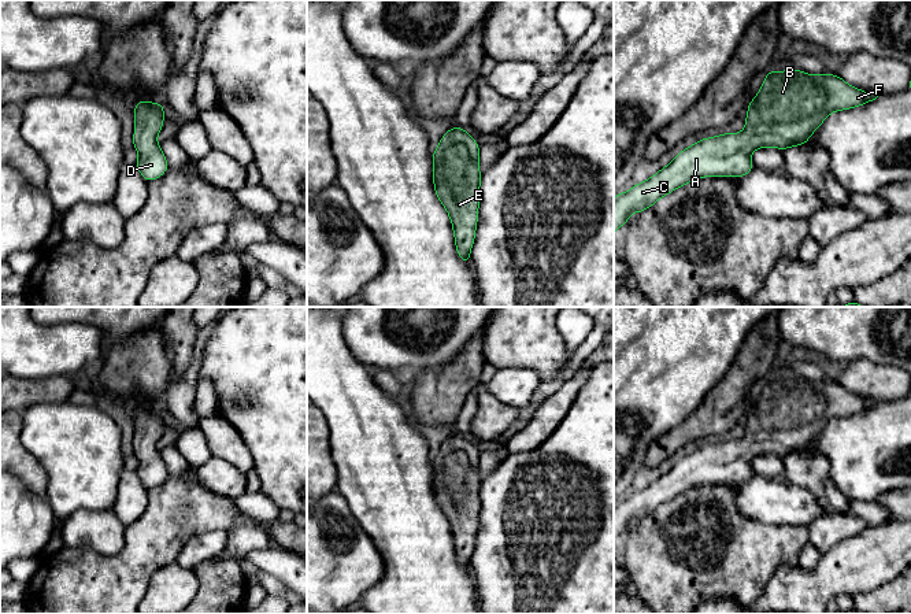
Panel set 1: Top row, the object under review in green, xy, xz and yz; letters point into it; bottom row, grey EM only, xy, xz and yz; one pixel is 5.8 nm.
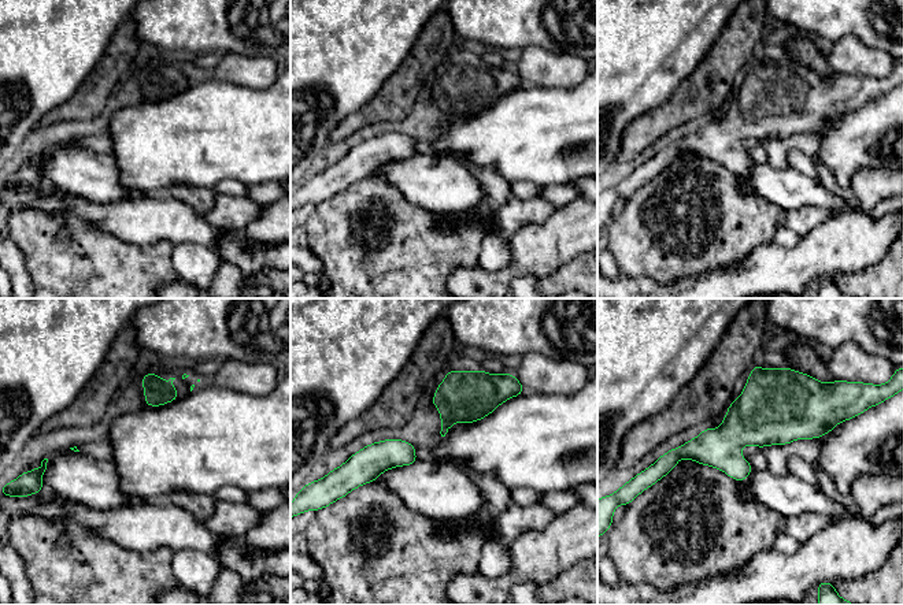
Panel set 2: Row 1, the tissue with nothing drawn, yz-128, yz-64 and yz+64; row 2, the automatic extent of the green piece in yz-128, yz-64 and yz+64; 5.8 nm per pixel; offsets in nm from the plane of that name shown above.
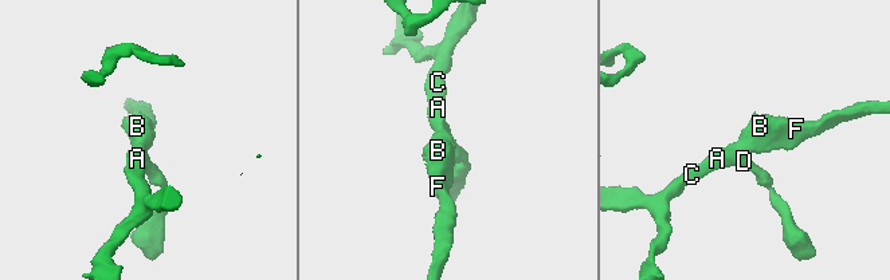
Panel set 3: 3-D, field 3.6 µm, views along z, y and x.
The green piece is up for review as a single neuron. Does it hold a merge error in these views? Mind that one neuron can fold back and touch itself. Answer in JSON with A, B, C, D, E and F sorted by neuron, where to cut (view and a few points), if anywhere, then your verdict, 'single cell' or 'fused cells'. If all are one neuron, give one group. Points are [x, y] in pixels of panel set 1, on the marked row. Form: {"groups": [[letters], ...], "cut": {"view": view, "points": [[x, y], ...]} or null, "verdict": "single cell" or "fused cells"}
{"groups": [["A", "B", "C", "D", "E", "F"]], "cut": null, "verdict": "single cell"}

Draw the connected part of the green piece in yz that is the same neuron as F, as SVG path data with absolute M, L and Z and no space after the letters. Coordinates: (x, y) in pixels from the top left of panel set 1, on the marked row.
M767 70L759 93L748 103L747 123L741 133L723 133L699 140L681 151L666 167L647 181L614 197L614 234L622 225L629 222L632 212L645 211L660 197L685 184L711 175L744 177L755 167L751 160L751 154L755 149L774 147L784 151L803 145L808 143L811 134L833 111L851 110L877 97L874 93L851 86L840 75L825 73L810 75L801 70Z

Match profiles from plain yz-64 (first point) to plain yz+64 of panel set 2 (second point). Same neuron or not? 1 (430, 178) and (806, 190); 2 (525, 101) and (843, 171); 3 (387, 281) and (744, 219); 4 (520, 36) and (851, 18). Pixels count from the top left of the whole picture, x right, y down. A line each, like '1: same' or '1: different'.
1: same
2: same
3: same
4: same

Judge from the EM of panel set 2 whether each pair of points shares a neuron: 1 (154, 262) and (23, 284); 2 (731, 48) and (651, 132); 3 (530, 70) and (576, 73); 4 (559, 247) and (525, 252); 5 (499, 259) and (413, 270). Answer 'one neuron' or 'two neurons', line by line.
1: two neurons
2: one neuron
3: one neuron
4: one neuron
5: two neurons

